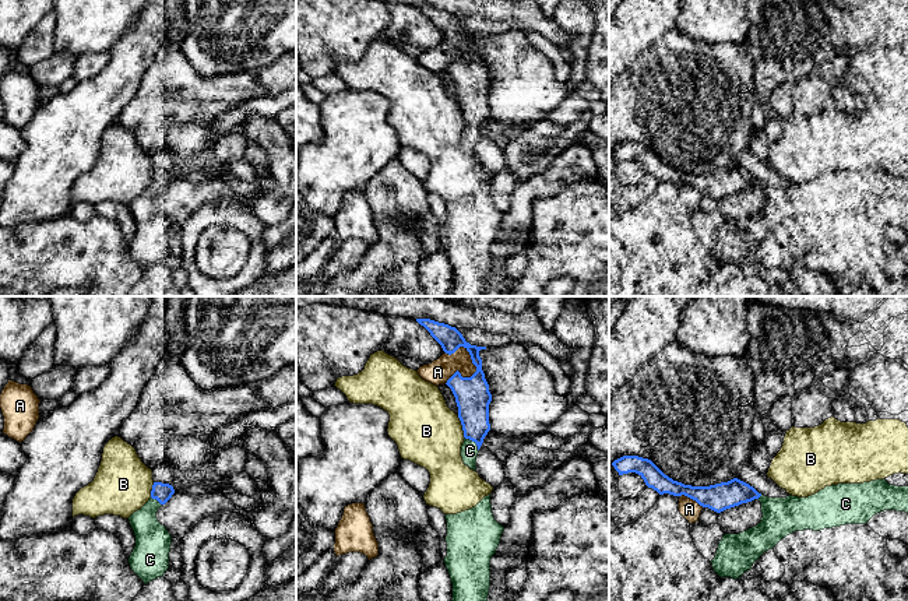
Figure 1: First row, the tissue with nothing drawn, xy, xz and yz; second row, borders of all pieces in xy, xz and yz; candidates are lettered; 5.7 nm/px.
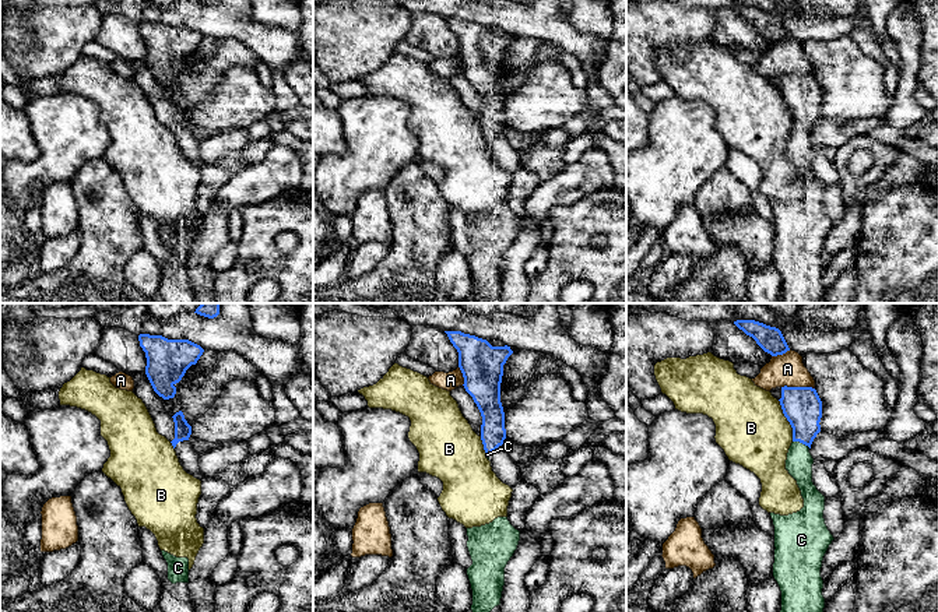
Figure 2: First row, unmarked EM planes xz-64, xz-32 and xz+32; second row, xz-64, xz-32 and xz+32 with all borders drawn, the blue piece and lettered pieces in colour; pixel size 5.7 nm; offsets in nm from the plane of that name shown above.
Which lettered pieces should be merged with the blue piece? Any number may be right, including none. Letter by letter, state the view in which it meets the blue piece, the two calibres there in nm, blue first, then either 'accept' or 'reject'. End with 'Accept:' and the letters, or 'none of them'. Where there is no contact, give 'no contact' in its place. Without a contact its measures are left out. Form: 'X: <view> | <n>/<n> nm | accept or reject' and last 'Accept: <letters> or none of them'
A: xz | 200/140 nm | reject
B: xz | 200/380 nm | reject
C: xz | 200/100 nm | accept
Accept: C

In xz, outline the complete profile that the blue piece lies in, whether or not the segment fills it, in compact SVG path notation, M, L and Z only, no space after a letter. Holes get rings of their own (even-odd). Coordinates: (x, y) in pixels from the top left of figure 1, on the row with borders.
M416 319L416 321L430 333L446 354L451 355L460 347L464 347L476 366L476 372L471 377L462 377L457 370L446 383L455 397L458 418L464 430L465 439L461 446L462 461L471 470L476 471L479 449L490 430L489 404L492 394L479 356L479 351L486 349L486 347L471 345L455 327L448 324L430 319Z

